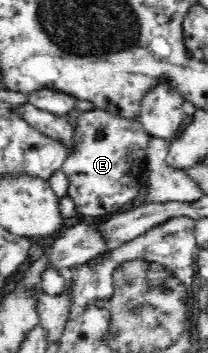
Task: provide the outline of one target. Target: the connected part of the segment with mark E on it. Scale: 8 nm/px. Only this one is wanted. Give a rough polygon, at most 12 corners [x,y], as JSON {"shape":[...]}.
{"shape":[[103,109],[72,116],[61,170],[79,217],[137,196],[149,134]]}

